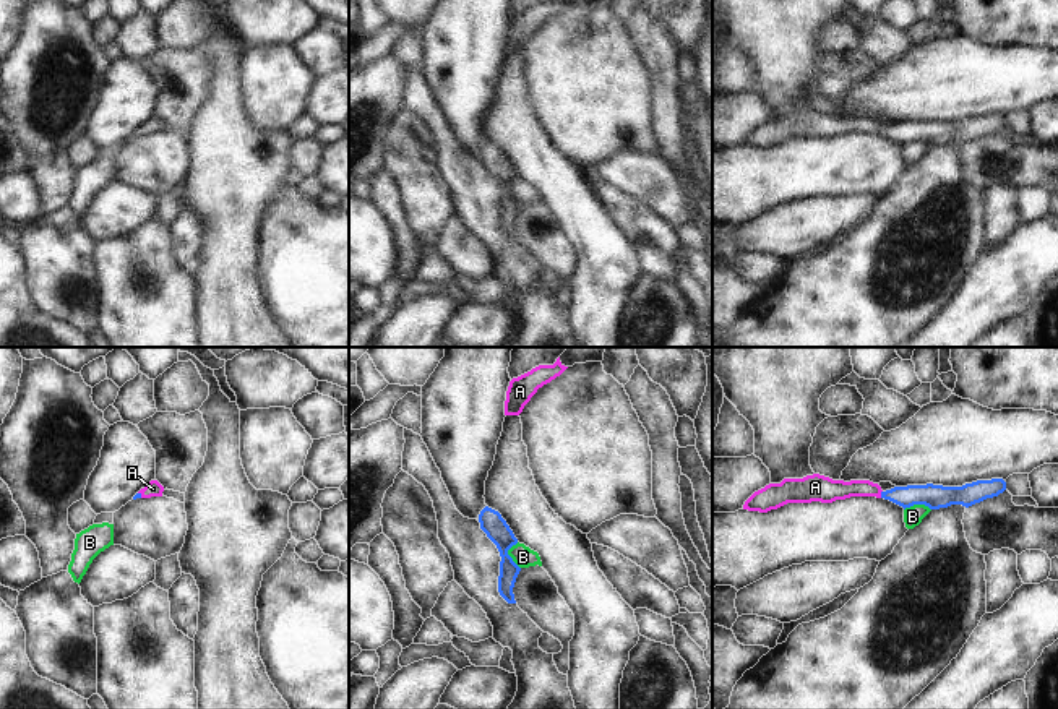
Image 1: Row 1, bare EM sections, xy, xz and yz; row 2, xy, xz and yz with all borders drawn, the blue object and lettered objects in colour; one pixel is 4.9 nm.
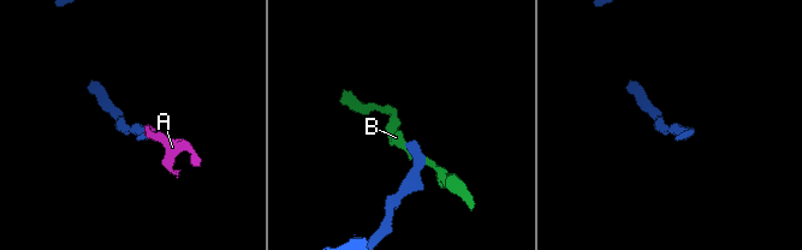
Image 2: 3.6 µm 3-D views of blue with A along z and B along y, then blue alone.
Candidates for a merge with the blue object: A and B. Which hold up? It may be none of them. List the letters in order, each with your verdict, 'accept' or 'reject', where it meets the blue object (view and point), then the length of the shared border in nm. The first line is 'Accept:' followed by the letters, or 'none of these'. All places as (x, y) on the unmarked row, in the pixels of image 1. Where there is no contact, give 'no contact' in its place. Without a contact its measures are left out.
Accept: A
A: accept; contact yz (881, 130); length 40 nm
B: reject; contact xz (508, 192); length 140 nm

